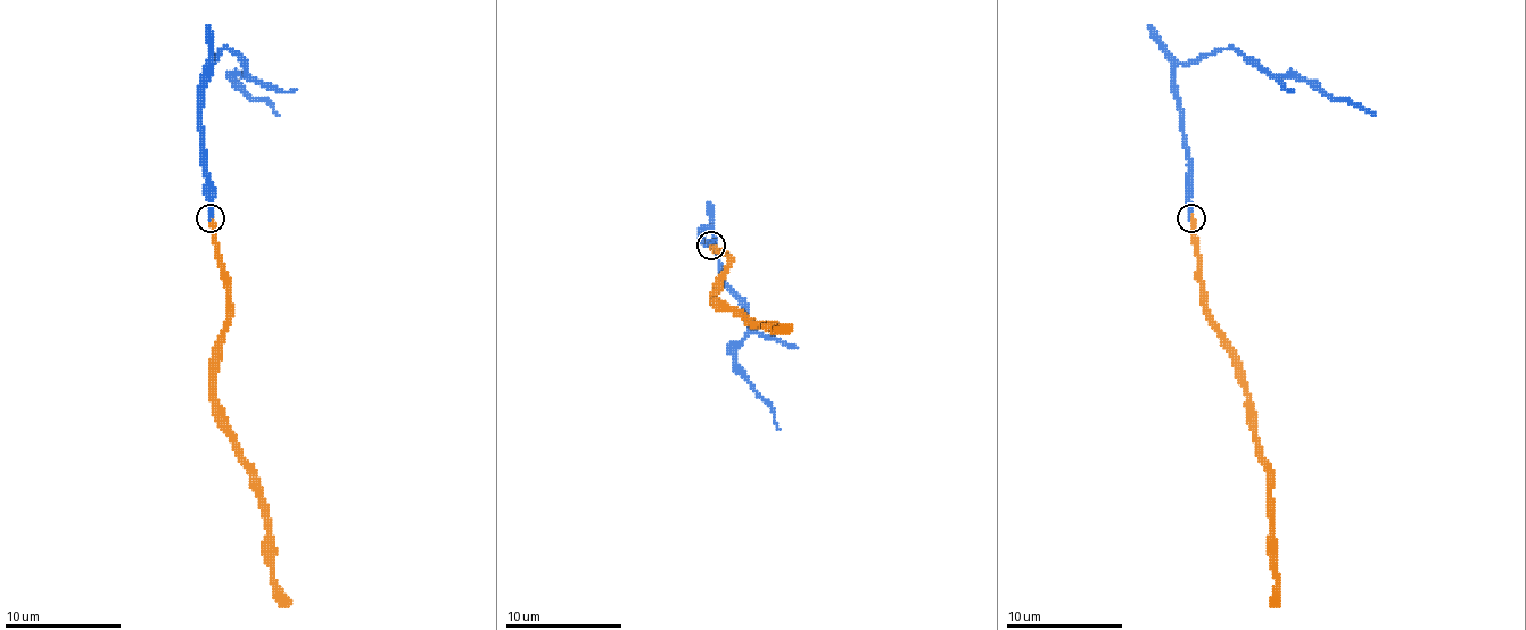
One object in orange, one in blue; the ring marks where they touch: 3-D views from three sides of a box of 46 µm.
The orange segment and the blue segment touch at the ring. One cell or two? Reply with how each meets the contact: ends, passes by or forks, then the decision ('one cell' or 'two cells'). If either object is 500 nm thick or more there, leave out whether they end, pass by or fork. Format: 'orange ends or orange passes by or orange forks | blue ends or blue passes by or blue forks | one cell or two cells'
orange ends | blue ends | one cell

